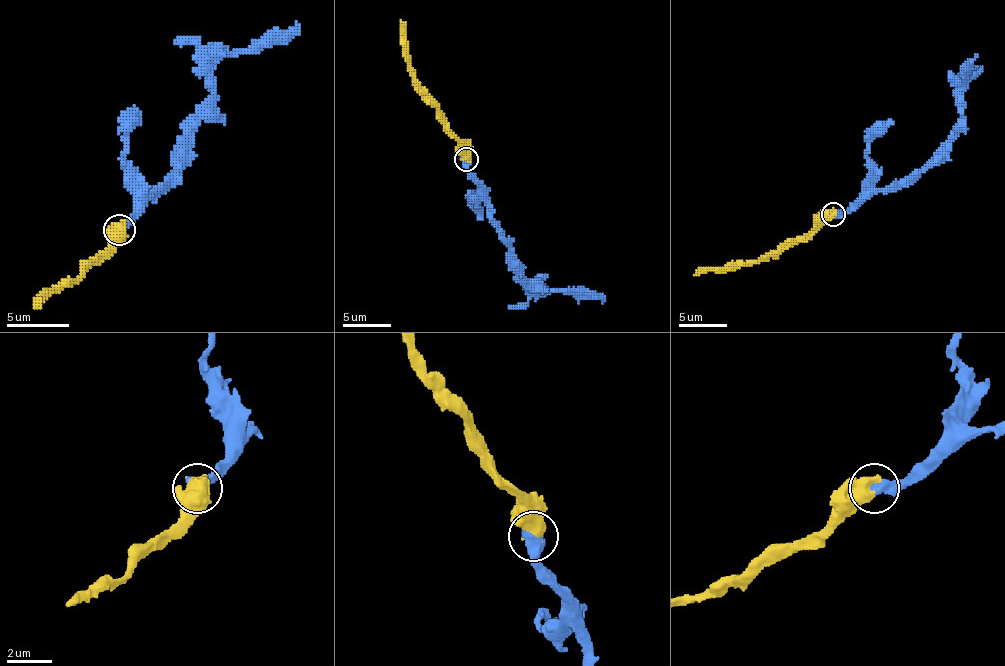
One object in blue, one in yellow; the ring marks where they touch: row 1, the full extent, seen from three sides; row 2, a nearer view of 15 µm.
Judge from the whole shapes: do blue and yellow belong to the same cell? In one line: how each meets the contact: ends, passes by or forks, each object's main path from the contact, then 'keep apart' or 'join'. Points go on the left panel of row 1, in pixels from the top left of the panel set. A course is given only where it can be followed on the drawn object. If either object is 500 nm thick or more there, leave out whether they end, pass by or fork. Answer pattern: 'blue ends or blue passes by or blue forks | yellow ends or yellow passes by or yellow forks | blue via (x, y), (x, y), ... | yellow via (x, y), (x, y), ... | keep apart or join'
blue via (118, 230), (174, 174), (177, 143), (190, 130), (212, 93), (212, 65), (230, 52), (271, 46), (296, 21) | yellow via (118, 227), (118, 236), (90, 264), (34, 308) | join

